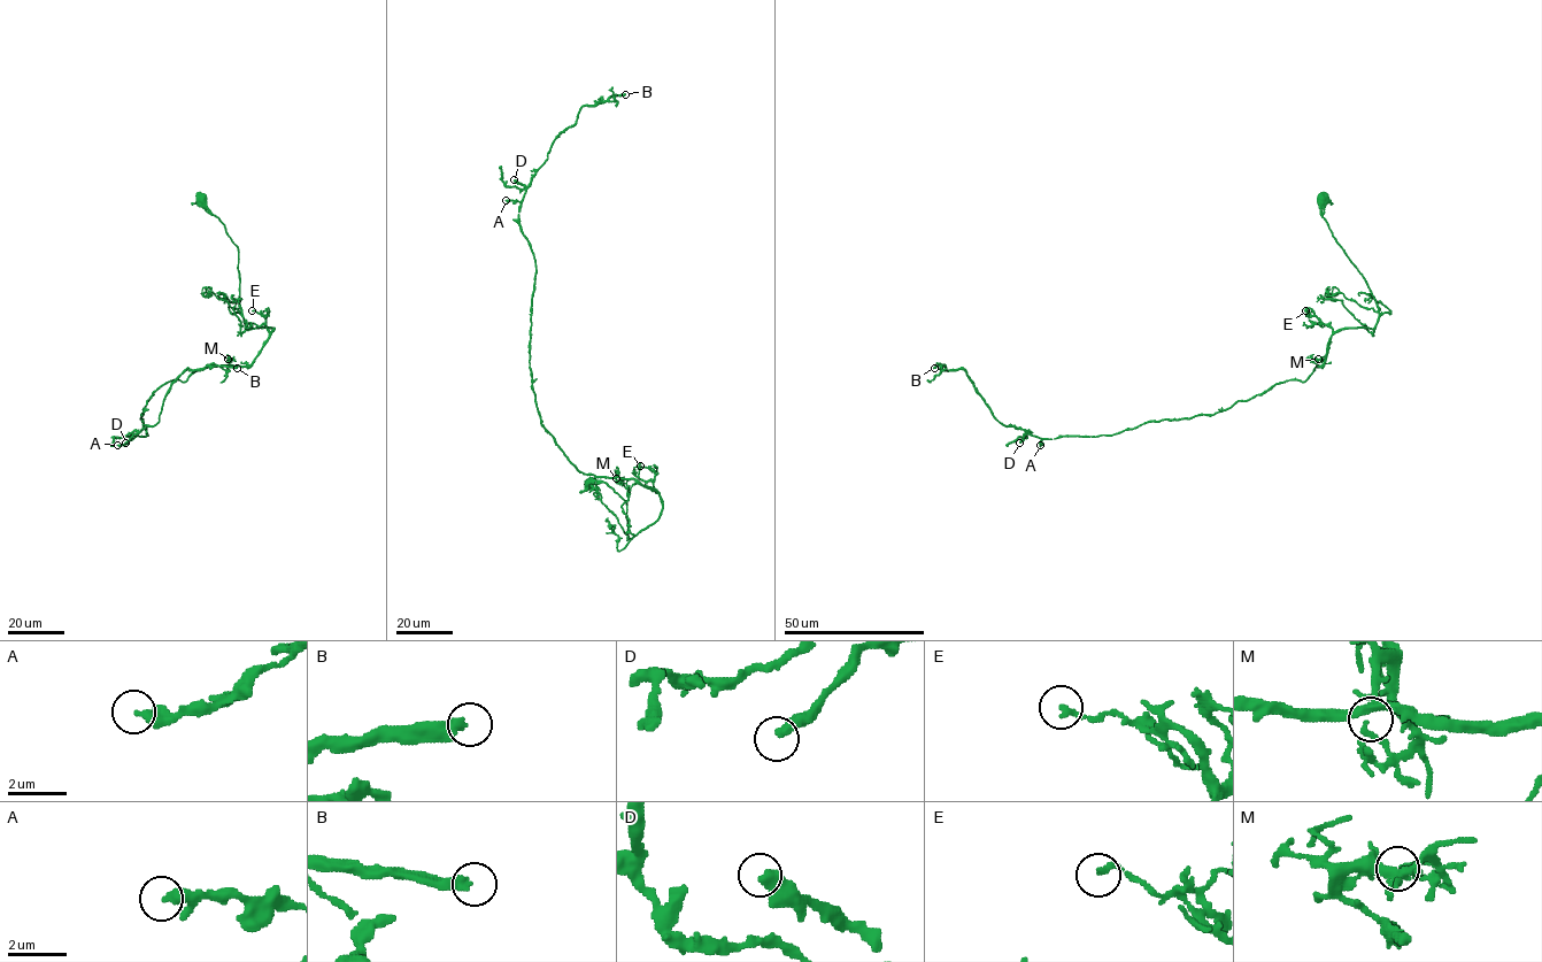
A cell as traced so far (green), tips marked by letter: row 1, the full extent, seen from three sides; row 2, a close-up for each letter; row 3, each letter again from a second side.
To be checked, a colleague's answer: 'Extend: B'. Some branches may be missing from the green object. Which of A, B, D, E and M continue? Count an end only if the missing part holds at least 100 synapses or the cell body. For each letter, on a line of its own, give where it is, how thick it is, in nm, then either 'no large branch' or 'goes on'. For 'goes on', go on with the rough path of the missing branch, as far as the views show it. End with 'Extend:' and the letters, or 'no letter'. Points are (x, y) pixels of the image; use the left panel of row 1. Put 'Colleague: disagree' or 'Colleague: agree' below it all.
A: place (117, 445); calibre 280 nm; no large branch
B: place (237, 368); calibre 360 nm; goes on; course (237, 368), (249, 376), (255, 386), (267, 393), (361, 405), (372, 418), (384, 413)
D: place (125, 443); calibre 440 nm; no large branch
E: place (252, 310); calibre 190 nm; no large branch
M: place (228, 359); calibre 170 nm; no large branch
Extend: B
Colleague: agree

